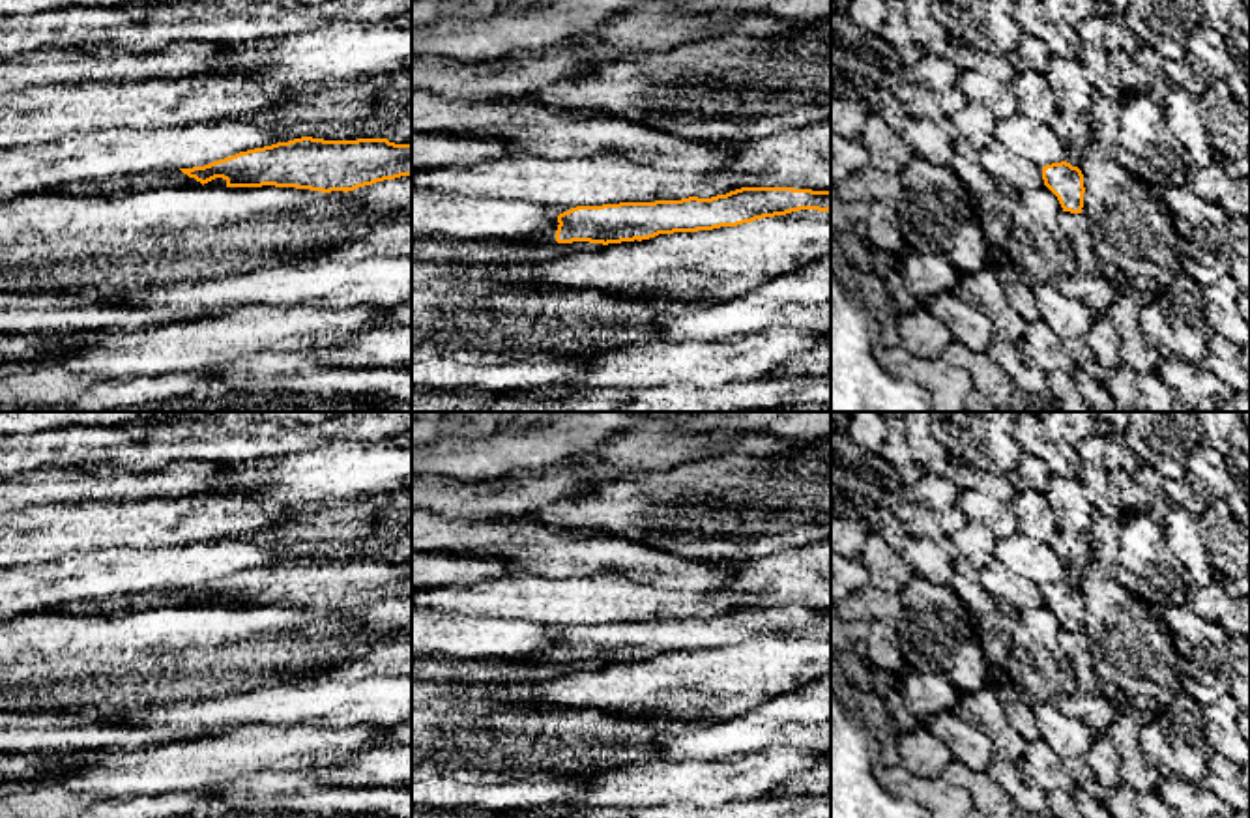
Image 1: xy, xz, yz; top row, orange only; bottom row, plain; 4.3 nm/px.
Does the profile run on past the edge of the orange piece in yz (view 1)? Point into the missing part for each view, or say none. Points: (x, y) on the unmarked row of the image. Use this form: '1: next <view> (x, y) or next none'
1: next none

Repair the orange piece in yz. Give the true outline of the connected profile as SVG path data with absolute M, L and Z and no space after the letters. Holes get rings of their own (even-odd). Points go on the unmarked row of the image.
M1067 580L1042 586L1044 605L1057 616L1063 631L1082 633L1083 627L1083 593Z

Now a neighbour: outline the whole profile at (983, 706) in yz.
M994 685L962 694L962 713L977 723L992 739L996 756L1022 766L1027 741L1009 723L1005 704L997 698Z

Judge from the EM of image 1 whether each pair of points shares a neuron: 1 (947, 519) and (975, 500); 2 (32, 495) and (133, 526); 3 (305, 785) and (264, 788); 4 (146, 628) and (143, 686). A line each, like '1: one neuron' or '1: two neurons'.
1: two neurons
2: two neurons
3: one neuron
4: one neuron

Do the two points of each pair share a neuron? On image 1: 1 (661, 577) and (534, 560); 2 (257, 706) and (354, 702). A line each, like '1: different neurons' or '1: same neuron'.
1: same neuron
2: same neuron

